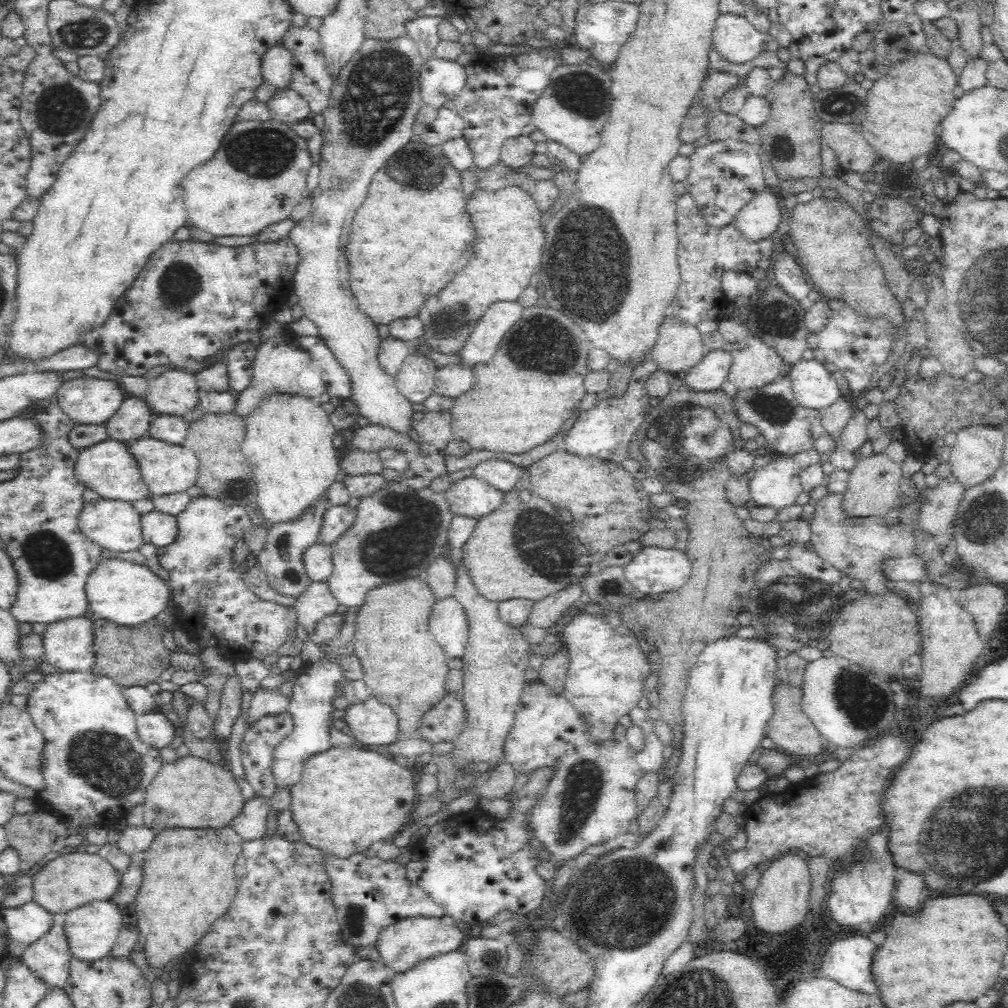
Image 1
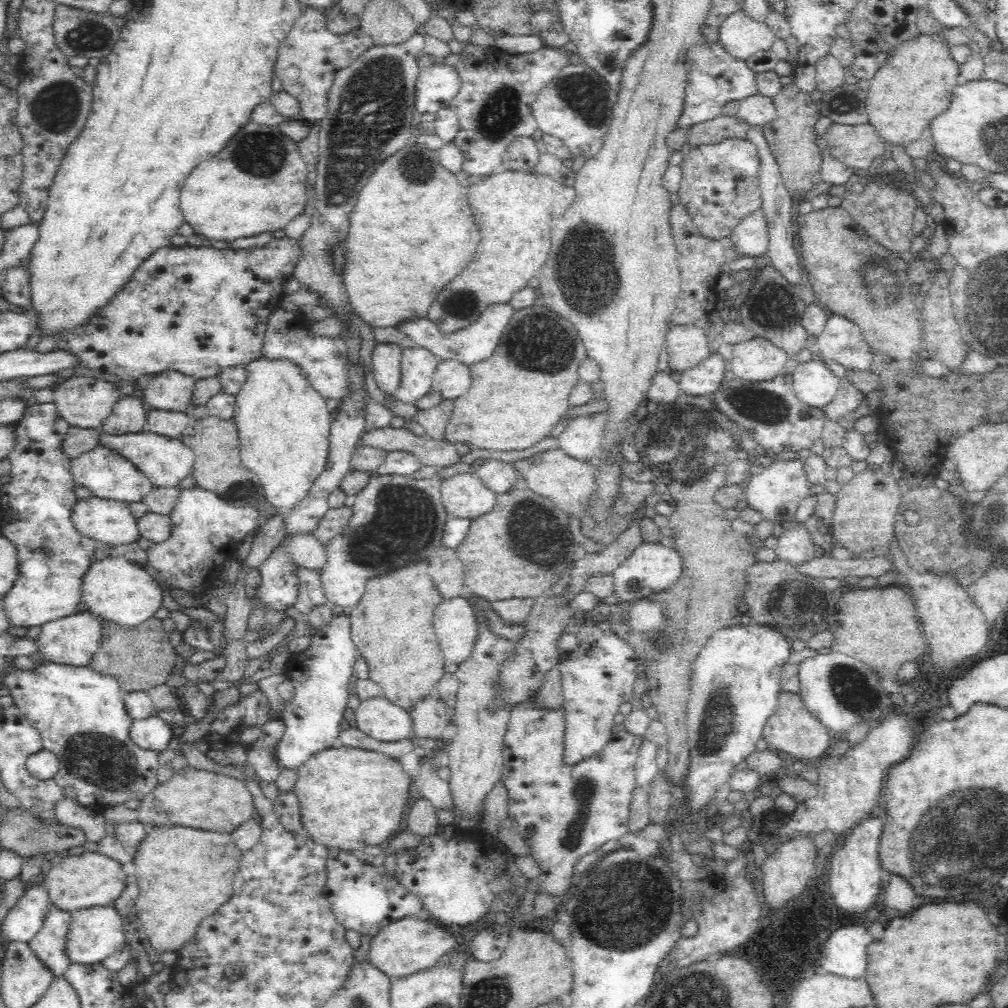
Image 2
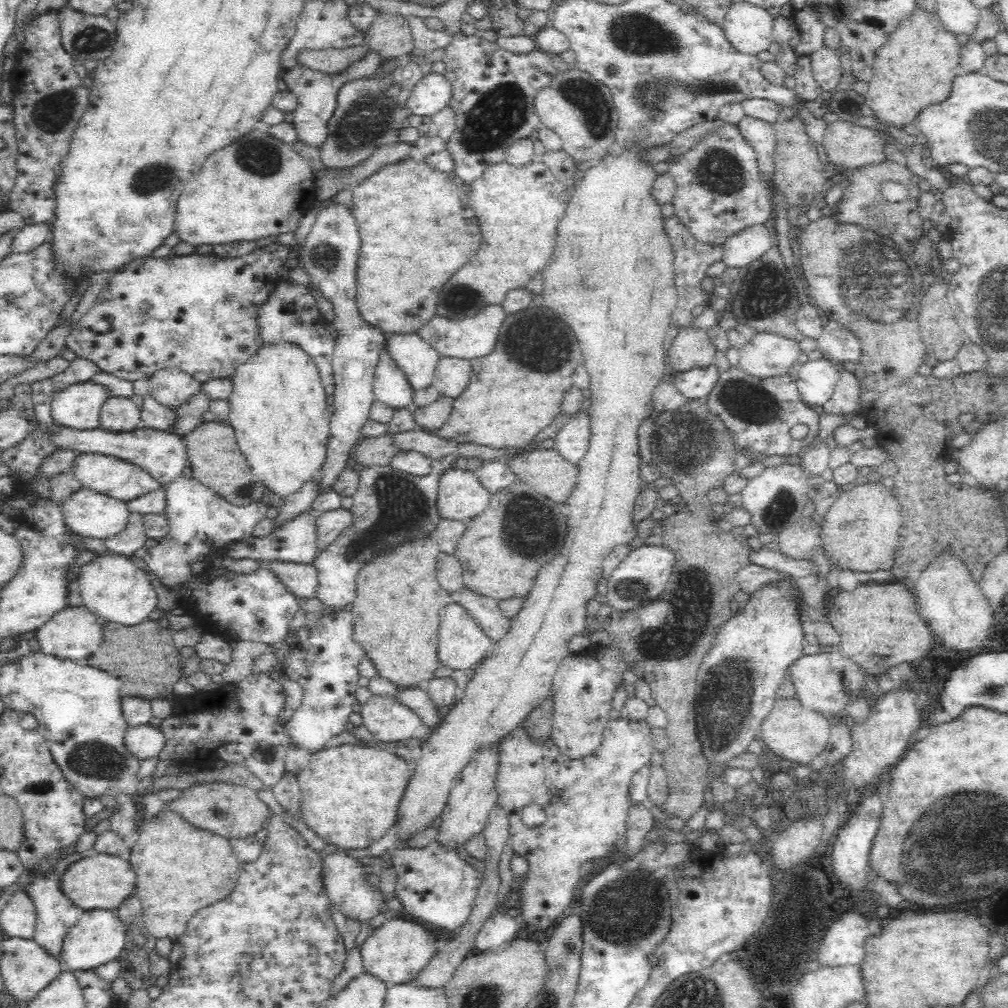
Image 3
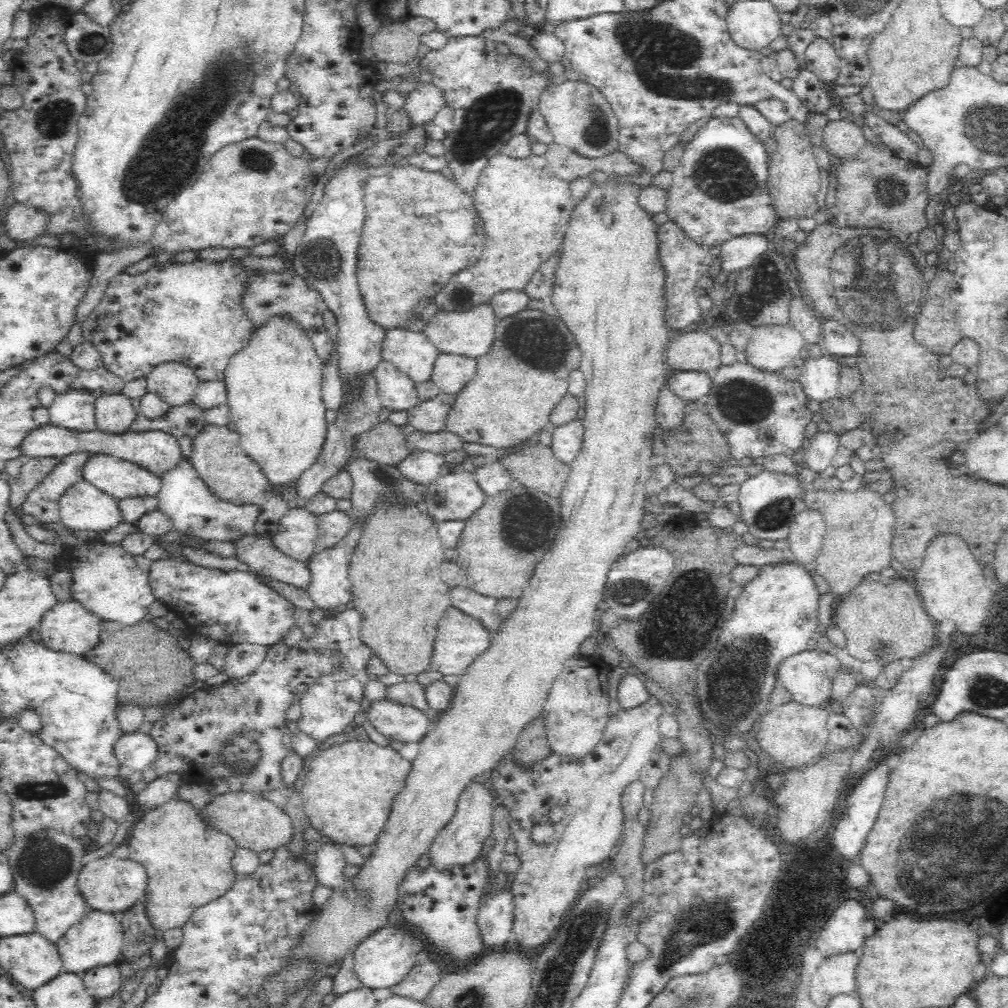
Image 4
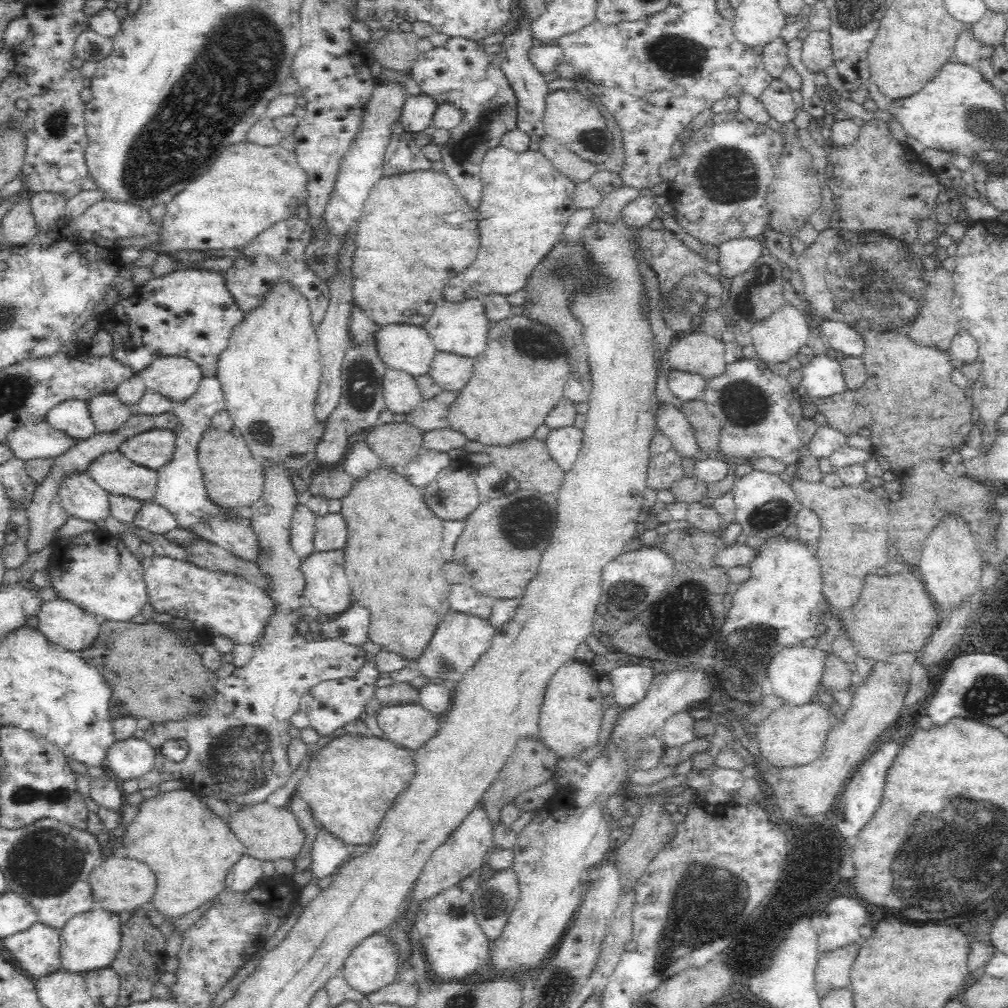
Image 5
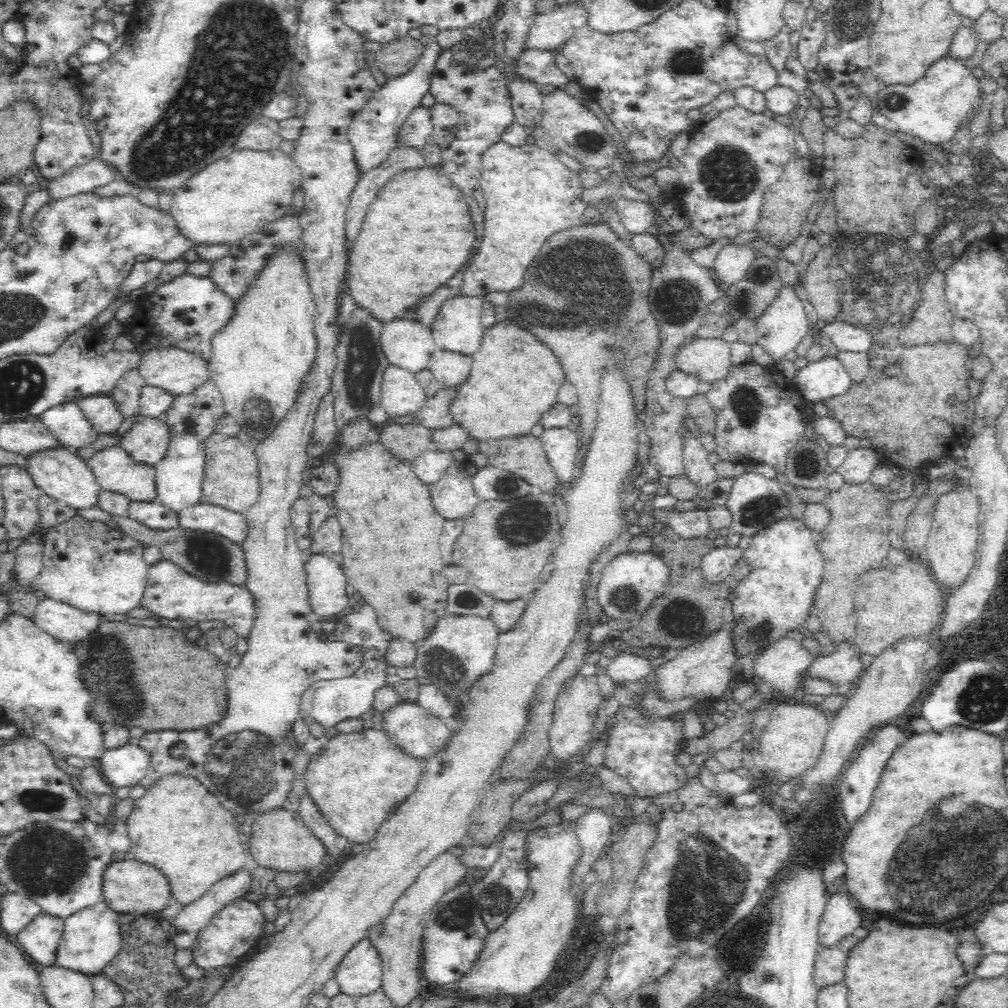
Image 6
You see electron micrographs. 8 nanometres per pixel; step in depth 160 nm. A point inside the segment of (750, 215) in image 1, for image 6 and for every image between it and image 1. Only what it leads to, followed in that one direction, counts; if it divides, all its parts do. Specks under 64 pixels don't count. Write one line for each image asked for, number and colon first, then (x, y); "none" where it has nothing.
2: (750, 238)
3: (744, 248)
4: (738, 253)
5: (736, 256)
6: (732, 263)

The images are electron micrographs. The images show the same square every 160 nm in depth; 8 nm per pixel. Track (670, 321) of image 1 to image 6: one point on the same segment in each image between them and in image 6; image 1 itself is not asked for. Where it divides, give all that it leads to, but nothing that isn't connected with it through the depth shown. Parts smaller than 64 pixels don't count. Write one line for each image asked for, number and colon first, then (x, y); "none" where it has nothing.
2: (687, 345)
3: (691, 348)
4: (697, 350)
5: (696, 353)
6: (709, 359)

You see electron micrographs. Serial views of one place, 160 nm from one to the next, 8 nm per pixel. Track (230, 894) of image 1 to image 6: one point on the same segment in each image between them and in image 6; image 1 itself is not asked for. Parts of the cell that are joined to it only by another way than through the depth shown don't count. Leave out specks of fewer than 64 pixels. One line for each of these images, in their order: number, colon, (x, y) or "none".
2: (184, 874)
3: (180, 868)
4: (188, 859)
5: (190, 848)
6: (179, 825)

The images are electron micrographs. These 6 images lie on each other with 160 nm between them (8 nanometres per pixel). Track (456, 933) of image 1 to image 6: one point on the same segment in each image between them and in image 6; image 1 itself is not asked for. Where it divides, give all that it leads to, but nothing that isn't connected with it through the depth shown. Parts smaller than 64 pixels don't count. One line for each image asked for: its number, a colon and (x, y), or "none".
2: (407, 946)
3: (394, 953)
4: (382, 960)
5: (371, 965)
6: (359, 973)

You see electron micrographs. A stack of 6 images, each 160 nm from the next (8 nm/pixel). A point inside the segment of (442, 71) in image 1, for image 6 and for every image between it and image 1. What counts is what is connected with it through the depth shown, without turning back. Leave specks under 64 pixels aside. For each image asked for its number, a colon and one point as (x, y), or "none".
2: (437, 84)
3: (432, 93)
4: (422, 104)
5: (418, 114)
6: (415, 132)

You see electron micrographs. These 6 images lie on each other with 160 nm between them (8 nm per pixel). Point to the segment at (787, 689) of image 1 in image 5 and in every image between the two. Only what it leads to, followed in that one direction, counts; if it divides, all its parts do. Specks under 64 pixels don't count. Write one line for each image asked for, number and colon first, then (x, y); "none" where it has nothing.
2: (792, 728)
3: (793, 732)
4: (792, 735)
5: (792, 735)

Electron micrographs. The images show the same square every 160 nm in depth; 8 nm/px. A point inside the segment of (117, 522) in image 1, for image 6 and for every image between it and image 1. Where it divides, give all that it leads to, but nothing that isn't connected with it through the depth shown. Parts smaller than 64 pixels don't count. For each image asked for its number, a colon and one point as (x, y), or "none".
2: (108, 521)
3: (86, 511)
4: (83, 506)
5: (80, 495)
6: (61, 473)

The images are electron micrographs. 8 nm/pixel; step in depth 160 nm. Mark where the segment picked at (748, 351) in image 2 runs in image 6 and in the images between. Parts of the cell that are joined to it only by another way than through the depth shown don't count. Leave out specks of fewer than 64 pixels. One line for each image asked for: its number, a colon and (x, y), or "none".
3: (767, 355)
4: (774, 347)
5: (776, 338)
6: (781, 327)

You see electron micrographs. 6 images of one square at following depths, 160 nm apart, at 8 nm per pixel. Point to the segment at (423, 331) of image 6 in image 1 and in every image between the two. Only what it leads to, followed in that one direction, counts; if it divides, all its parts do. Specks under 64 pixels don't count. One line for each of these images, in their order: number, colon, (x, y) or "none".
1: (415, 381)
2: (418, 364)
3: (415, 357)
4: (410, 351)
5: (406, 347)

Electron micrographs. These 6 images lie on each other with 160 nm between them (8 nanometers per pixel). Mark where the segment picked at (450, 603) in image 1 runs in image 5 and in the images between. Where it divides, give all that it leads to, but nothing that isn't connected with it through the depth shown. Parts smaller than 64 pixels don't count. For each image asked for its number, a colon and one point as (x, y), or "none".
2: (455, 623)
3: (462, 644)
4: (460, 639)
5: (458, 643)

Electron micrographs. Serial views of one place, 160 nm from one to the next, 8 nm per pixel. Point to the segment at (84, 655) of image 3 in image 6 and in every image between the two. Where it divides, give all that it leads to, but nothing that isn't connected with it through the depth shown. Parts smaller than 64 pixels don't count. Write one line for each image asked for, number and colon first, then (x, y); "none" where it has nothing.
4: (67, 627)
5: (61, 621)
6: (61, 621)

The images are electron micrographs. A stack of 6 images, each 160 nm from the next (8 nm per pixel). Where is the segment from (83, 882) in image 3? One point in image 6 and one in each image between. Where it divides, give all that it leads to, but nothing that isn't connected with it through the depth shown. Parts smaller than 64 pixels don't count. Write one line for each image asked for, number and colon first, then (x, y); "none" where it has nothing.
4: (110, 884)
5: (122, 885)
6: (134, 887)

